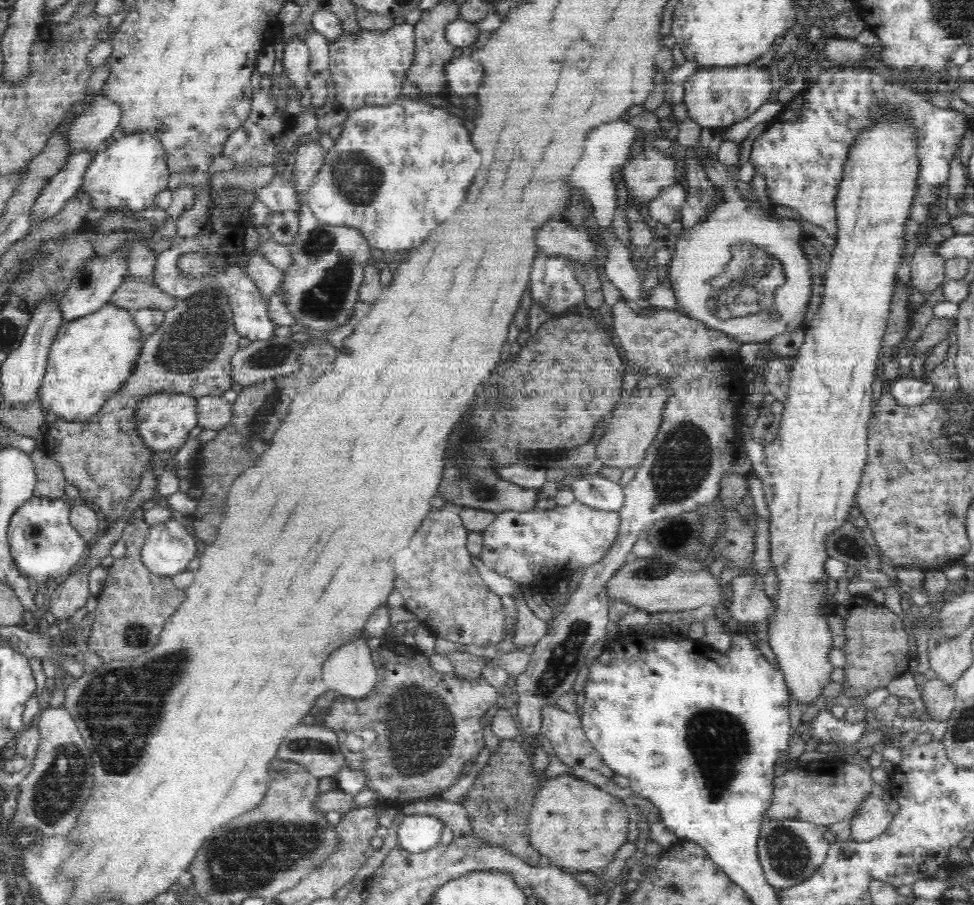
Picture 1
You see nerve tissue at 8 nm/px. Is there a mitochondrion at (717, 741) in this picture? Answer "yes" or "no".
yes

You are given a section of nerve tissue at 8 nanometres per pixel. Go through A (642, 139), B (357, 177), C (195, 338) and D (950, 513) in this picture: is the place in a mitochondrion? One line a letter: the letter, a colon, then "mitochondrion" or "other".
A: other
B: mitochondrion
C: mitochondrion
D: mitochondrion

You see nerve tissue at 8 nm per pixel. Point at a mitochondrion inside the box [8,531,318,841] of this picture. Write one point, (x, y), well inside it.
(118, 708)

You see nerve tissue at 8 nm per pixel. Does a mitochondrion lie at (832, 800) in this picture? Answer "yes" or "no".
no

